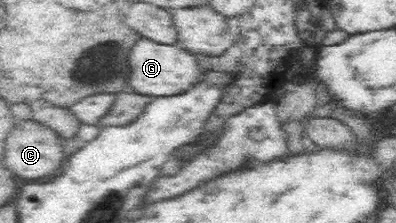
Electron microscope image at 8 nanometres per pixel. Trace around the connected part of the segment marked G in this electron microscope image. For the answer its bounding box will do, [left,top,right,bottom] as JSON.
[126,39,198,97]

